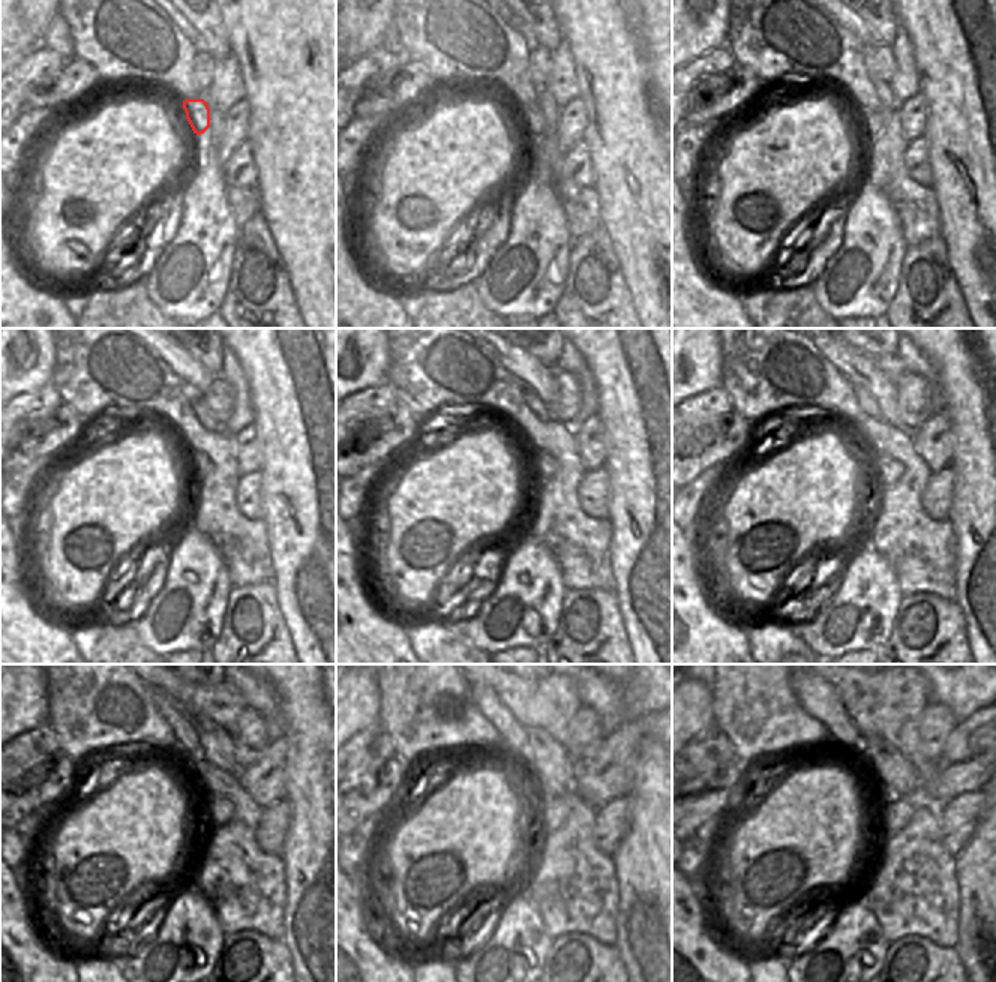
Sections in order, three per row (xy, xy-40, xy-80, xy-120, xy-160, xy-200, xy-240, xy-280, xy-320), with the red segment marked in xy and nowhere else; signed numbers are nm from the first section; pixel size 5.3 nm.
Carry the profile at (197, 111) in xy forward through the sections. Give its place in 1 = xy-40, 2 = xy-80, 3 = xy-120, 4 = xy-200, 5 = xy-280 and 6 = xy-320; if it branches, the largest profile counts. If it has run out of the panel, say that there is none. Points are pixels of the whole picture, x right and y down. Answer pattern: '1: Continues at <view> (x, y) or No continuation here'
1: Continues at xy-40 (531, 117)
2: Continues at xy-80 (872, 122)
3: Continues at xy-120 (201, 464)
4: Continues at xy-200 (885, 470)
5: Continues at xy-280 (554, 811)
6: Continues at xy-320 (893, 814).

